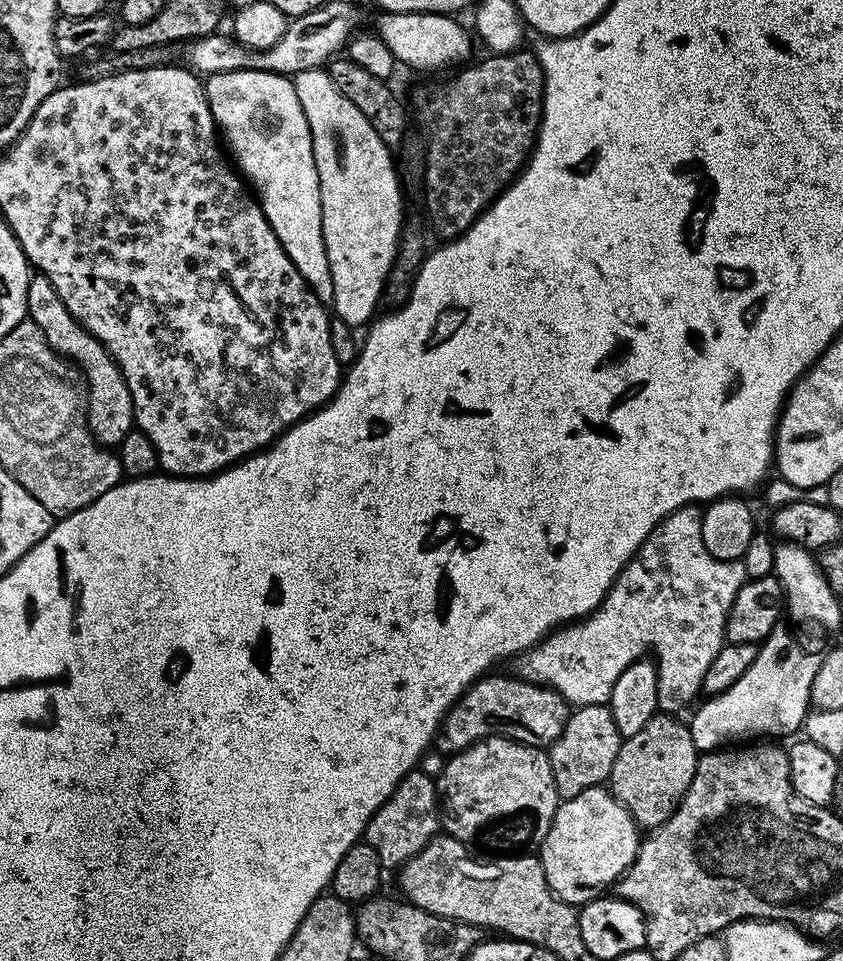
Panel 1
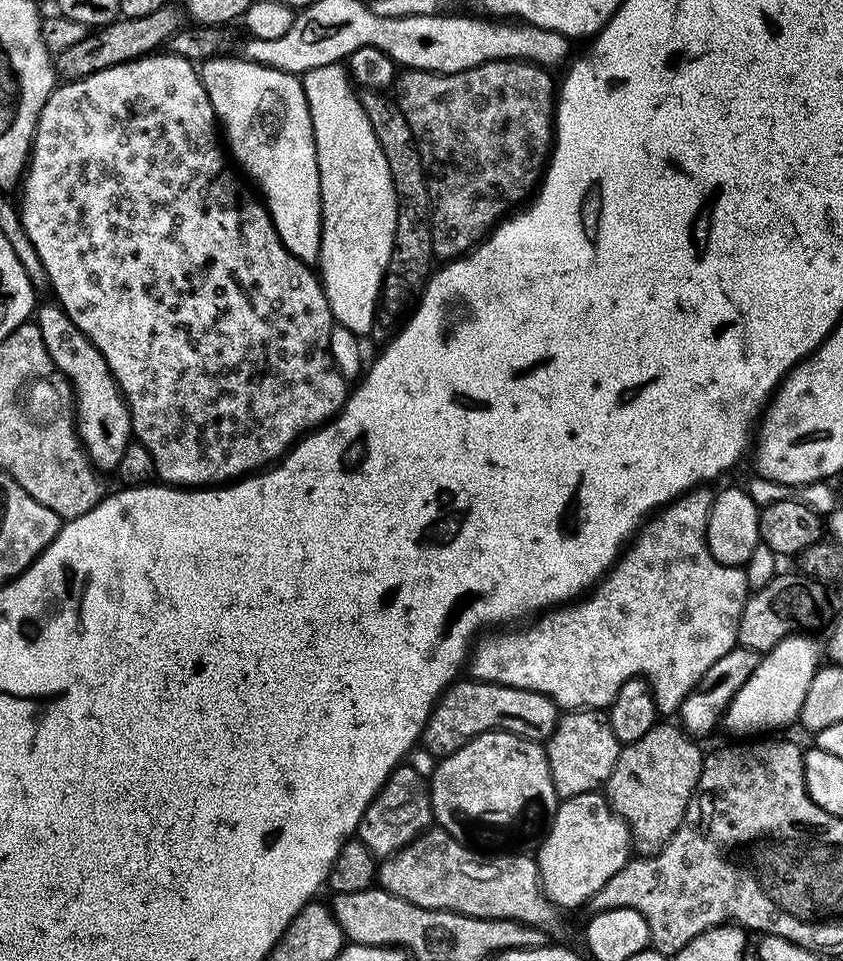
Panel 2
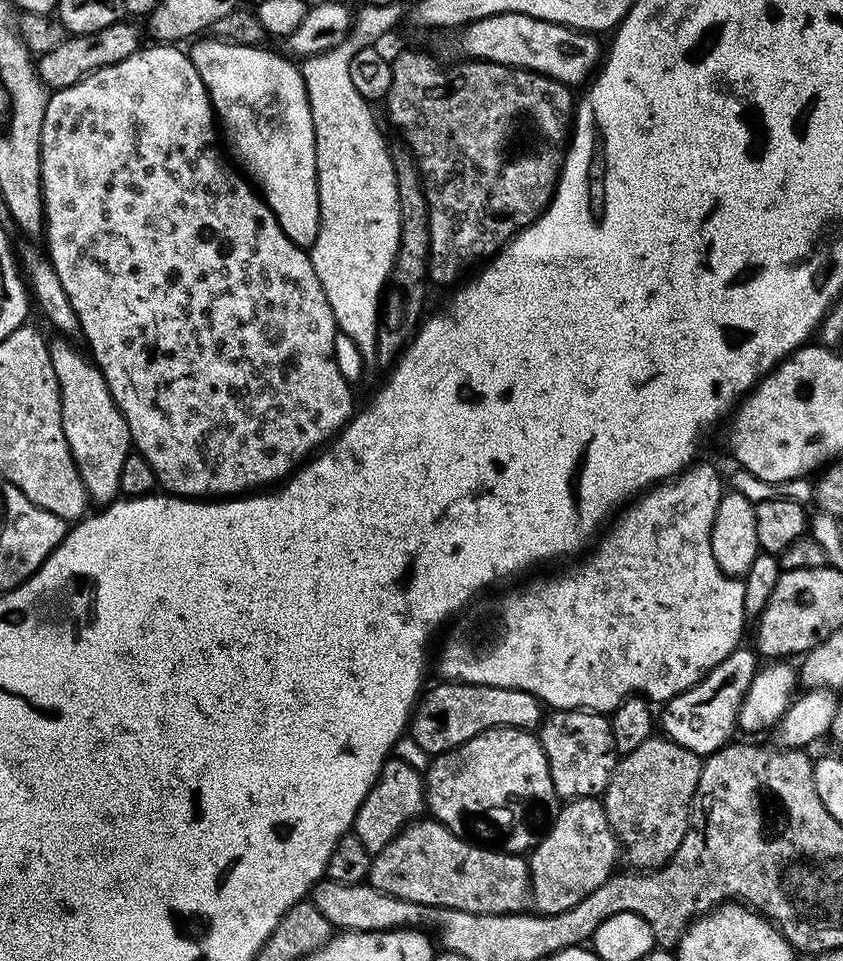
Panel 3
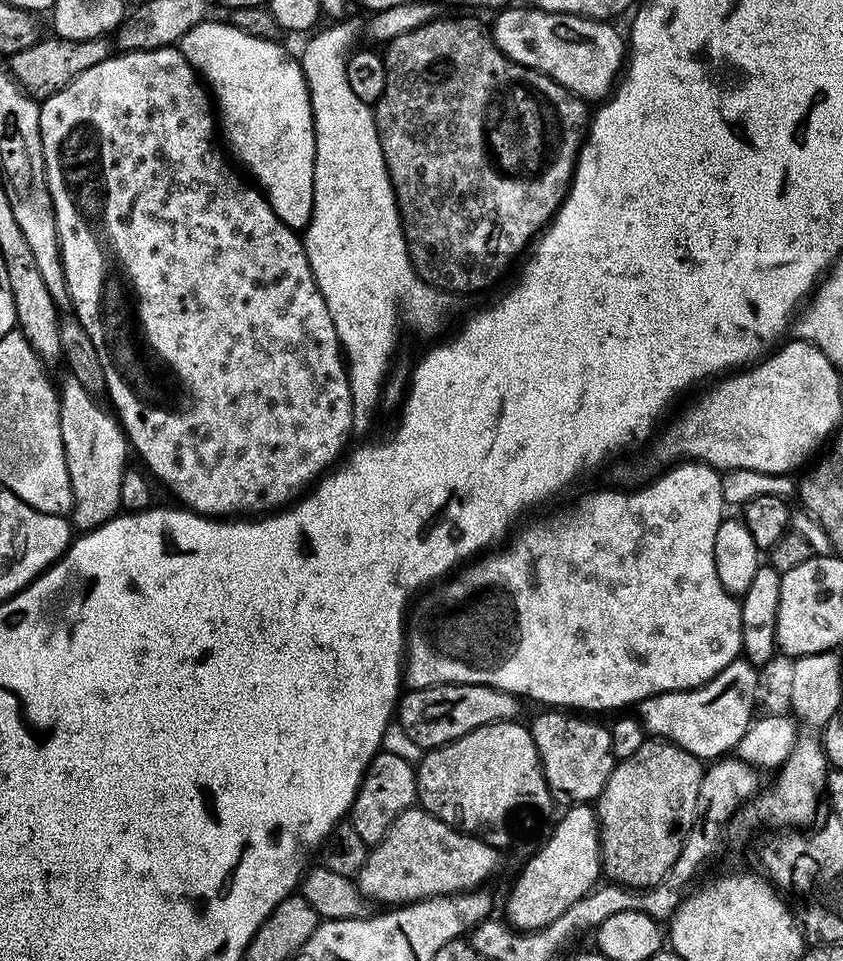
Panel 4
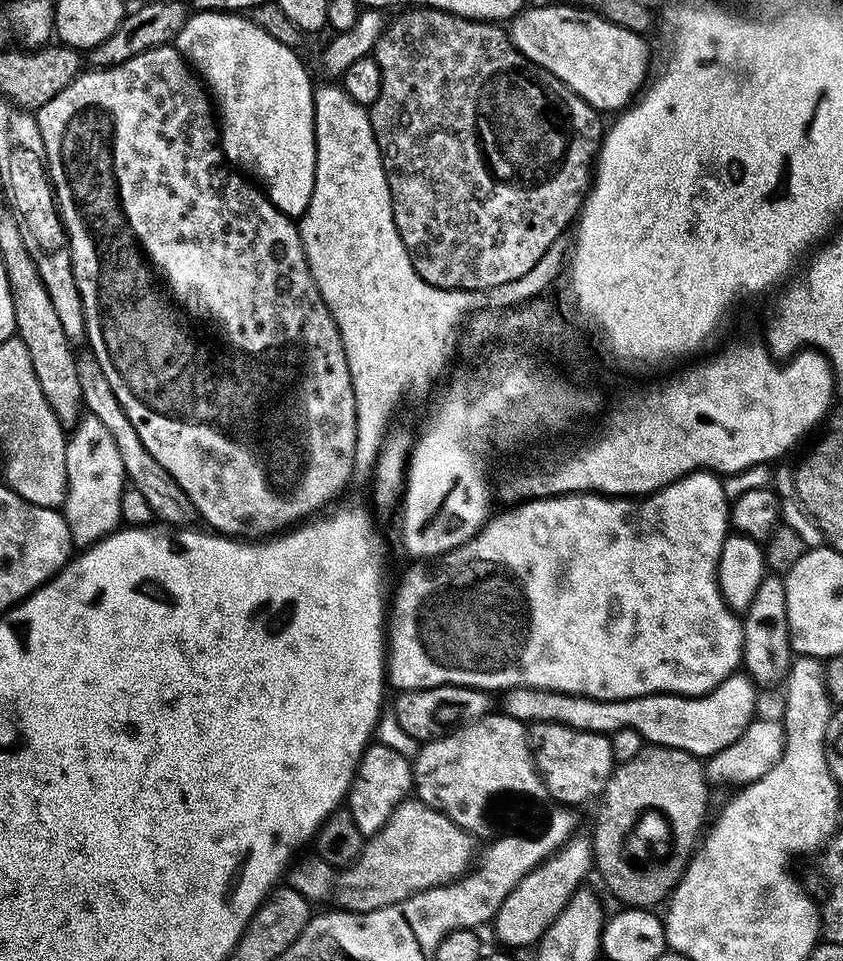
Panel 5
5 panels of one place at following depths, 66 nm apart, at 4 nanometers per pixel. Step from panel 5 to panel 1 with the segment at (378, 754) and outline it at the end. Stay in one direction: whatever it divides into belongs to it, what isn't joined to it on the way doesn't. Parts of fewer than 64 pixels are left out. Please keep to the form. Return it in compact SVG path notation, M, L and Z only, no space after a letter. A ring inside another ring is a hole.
M407 772L398 782L394 794L370 818L364 827L363 843L374 846L385 870L399 869L418 850L430 843L442 828L442 805L436 791L436 782L425 772Z

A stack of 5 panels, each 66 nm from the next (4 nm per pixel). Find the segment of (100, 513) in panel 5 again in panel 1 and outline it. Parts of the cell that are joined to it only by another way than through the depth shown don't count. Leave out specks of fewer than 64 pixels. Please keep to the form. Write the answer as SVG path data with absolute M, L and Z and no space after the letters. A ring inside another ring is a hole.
M36 274L29 279L26 290L26 306L28 307L27 319L33 320L46 334L46 342L59 356L66 360L71 360L80 373L84 376L84 381L88 384L88 425L94 434L94 438L105 446L119 446L122 438L126 434L134 431L136 415L132 405L132 395L124 381L124 375L119 366L114 362L114 358L106 350L104 343L94 334L90 334L66 310L66 302L58 298L58 290L42 274Z

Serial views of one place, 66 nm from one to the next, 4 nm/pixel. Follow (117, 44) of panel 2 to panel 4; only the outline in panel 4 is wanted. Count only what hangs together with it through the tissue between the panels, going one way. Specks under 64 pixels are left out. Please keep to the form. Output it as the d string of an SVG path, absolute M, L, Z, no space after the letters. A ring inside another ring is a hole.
M55 34L41 38L34 46L26 46L26 50L18 50L7 57L6 63L12 71L12 76L19 82L21 88L37 102L43 102L58 90L68 88L78 74L90 70L90 66L98 66L98 62L106 62L113 55L114 44L108 36L86 38L85 40L67 40Z

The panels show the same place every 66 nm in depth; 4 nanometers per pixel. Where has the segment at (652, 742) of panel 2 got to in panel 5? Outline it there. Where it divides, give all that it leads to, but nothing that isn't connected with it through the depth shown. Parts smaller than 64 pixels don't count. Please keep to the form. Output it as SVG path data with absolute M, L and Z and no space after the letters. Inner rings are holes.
M657 744L645 746L630 762L613 767L612 777L598 797L600 809L590 839L595 871L600 871L605 886L621 900L621 905L652 910L657 907L655 904L663 905L671 897L701 839L704 815L708 812L708 788L705 765L697 757Z

